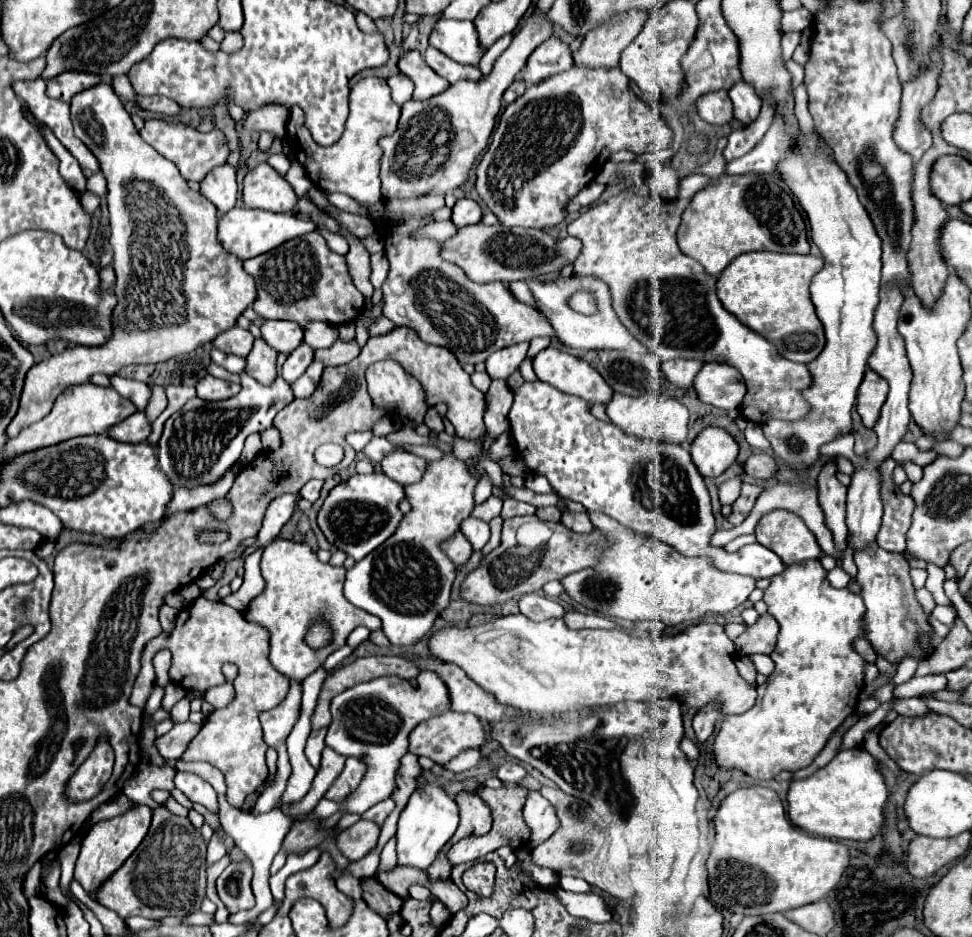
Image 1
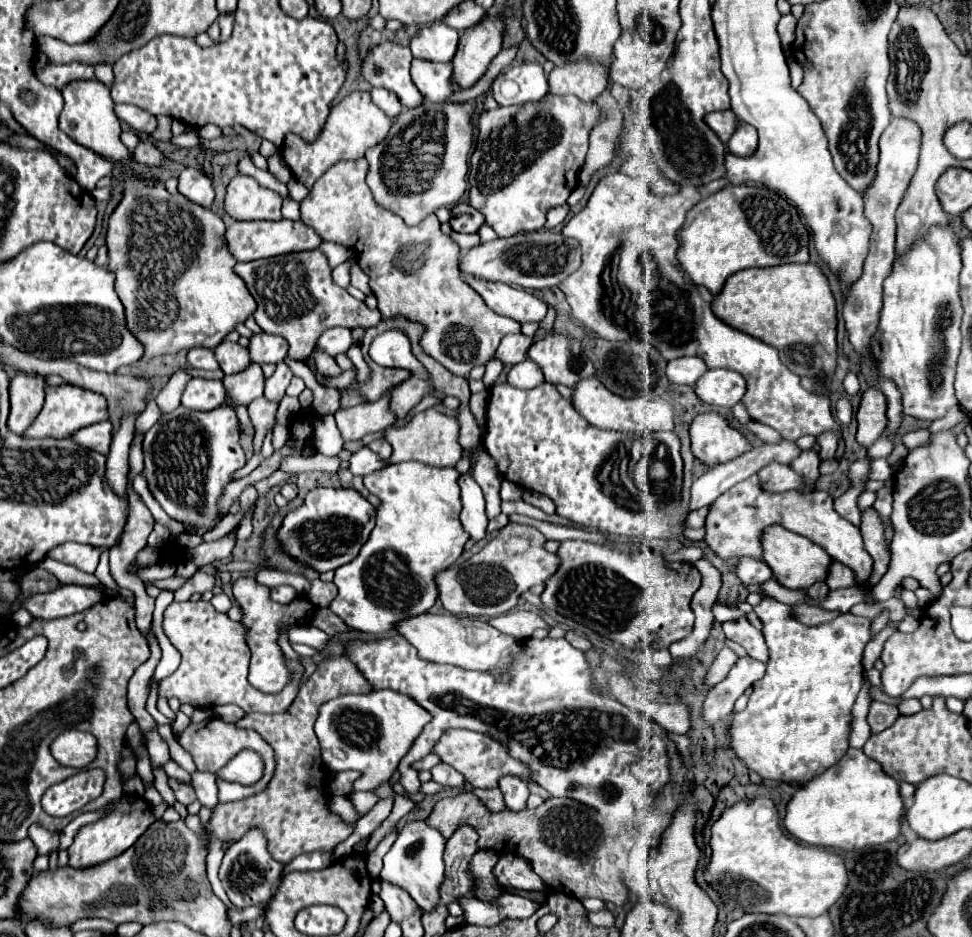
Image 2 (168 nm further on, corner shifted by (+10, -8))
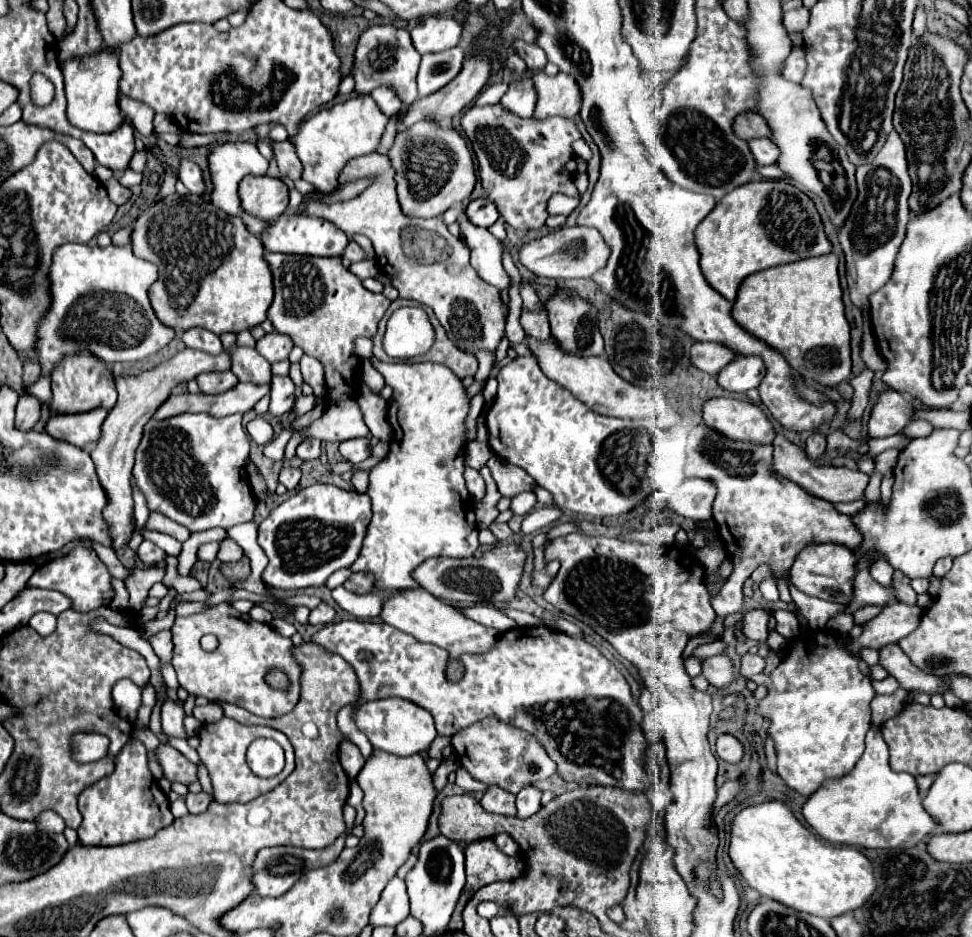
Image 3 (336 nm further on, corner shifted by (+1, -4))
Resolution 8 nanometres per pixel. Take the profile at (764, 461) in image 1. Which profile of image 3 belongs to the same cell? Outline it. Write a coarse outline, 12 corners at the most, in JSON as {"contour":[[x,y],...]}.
{"contour":[[776,436],[774,470],[812,496],[860,500],[870,480],[846,466],[810,462]]}

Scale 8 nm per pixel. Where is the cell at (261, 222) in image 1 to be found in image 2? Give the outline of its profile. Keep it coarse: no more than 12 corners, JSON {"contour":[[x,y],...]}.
{"contour":[[293,220],[233,222],[239,262],[315,250],[321,236]]}

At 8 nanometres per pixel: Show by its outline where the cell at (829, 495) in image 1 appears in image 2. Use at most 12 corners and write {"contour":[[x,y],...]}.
{"contour":[[827,430],[817,436],[821,460],[835,456],[841,434],[839,430]]}

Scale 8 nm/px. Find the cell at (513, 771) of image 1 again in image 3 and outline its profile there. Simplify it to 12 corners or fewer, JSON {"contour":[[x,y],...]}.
{"contour":[[526,786],[516,796],[520,818],[540,810],[542,790]]}

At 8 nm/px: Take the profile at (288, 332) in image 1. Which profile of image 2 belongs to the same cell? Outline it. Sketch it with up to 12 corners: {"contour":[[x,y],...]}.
{"contour":[[251,336],[251,362],[279,364],[287,358],[281,336]]}

